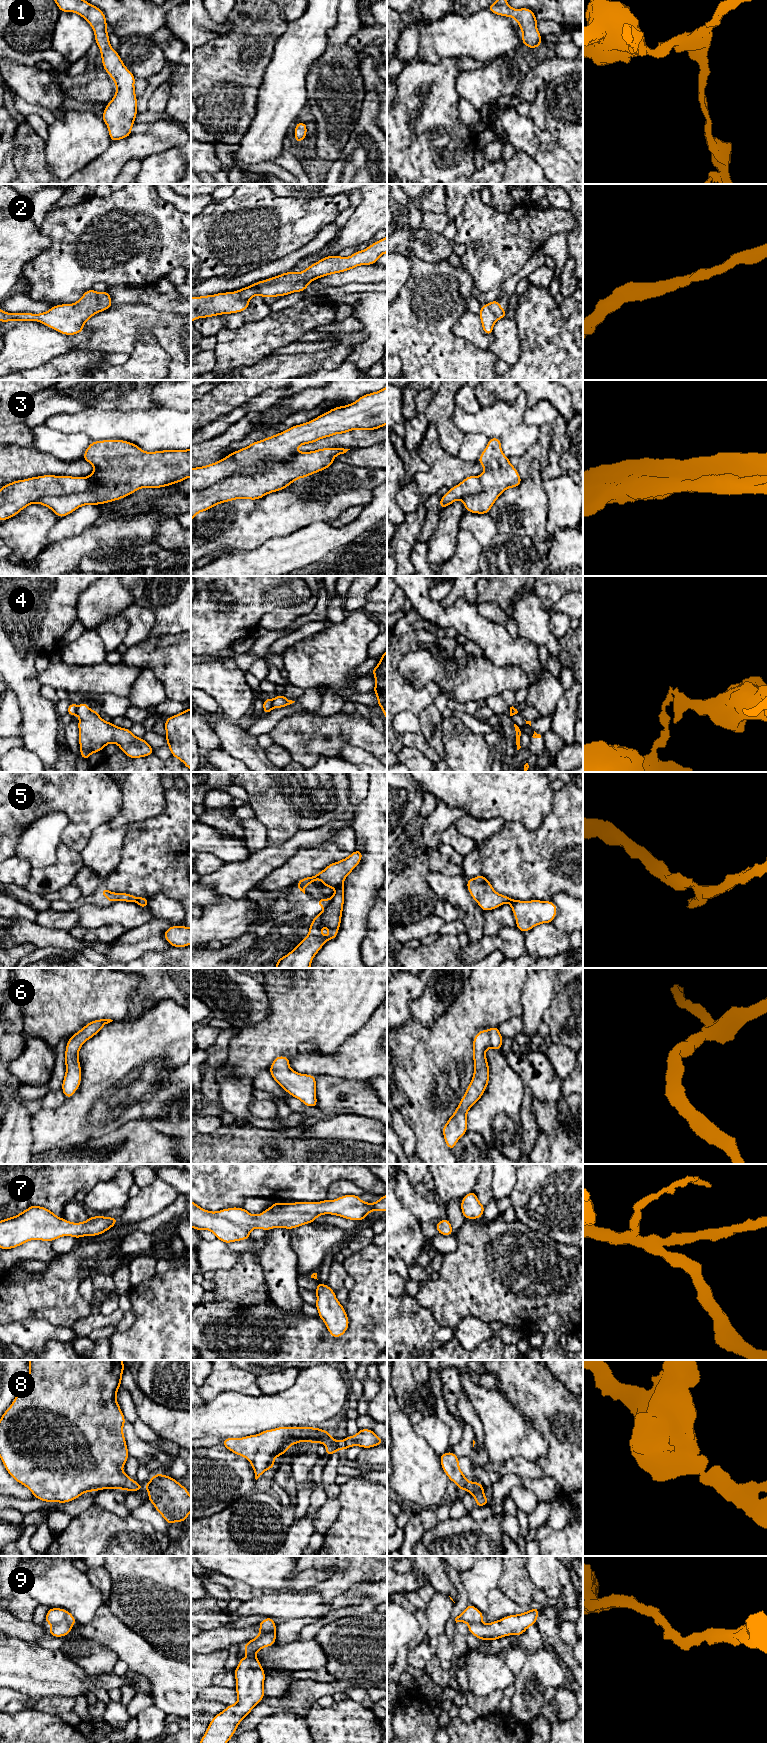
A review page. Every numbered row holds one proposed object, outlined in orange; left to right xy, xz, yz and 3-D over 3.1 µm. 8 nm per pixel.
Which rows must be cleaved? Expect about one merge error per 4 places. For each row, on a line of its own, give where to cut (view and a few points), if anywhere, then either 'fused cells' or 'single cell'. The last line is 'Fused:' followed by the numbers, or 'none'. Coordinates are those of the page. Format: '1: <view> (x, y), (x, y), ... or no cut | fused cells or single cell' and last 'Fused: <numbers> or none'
1: no cut | single cell
2: no cut | single cell
3: no cut | single cell
4: xy (76, 707), (77, 713) | fused cells
5: xz (329, 901), (325, 908) | fused cells
6: no cut | single cell
7: no cut | single cell
8: no cut | single cell
9: no cut | single cell
Fused: 4, 5

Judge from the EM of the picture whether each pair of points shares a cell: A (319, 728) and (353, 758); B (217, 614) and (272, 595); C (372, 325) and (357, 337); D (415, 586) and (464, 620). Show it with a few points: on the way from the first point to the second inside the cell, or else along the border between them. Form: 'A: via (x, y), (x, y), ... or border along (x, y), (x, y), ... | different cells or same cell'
A: border along (365, 751), (345, 745), (339, 755) | different cells
B: border along (264, 595), (267, 600), (288, 599) | different cells
C: border along (362, 331), (365, 338), (351, 353) | different cells
D: via (422, 600), (439, 616), (450, 617) | same cell

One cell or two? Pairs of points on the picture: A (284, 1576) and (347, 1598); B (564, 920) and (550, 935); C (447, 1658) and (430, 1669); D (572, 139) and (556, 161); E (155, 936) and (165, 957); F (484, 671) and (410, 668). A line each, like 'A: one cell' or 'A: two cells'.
A: two cells
B: two cells
C: two cells
D: two cells
E: two cells
F: one cell

